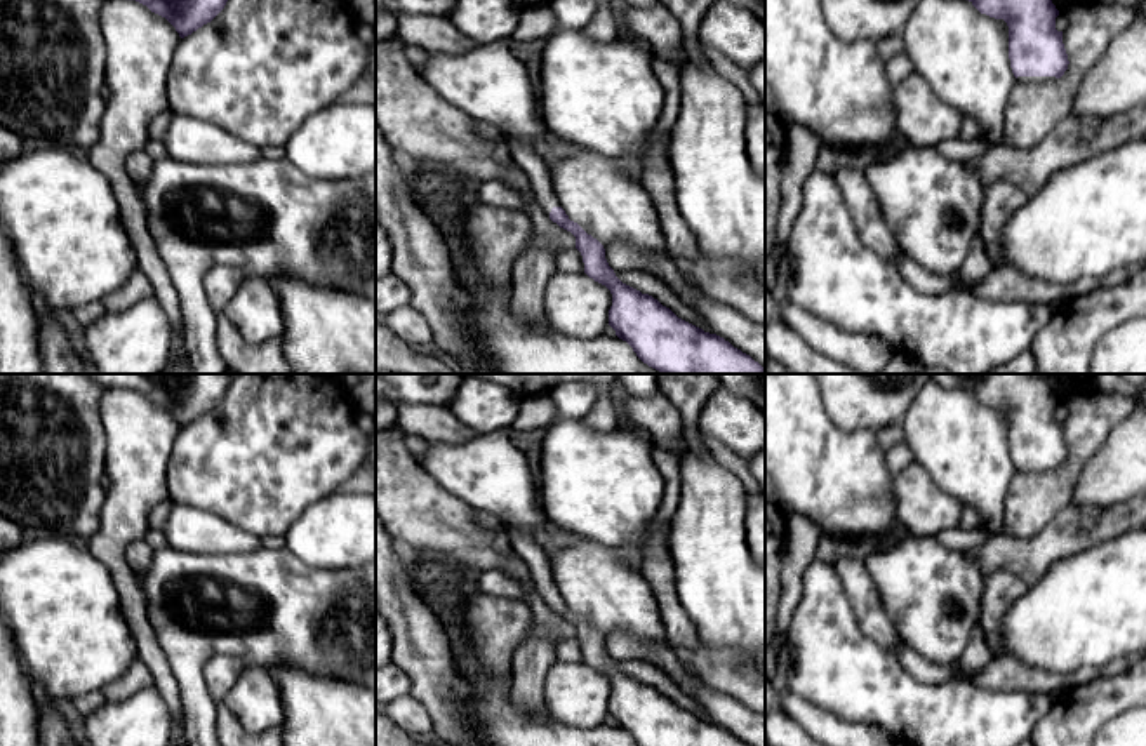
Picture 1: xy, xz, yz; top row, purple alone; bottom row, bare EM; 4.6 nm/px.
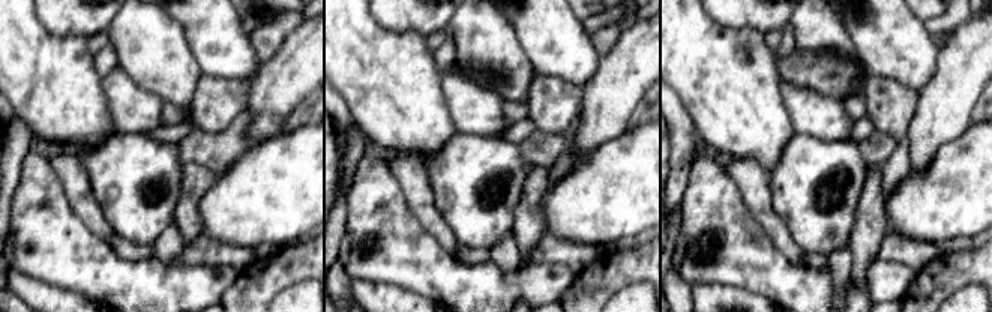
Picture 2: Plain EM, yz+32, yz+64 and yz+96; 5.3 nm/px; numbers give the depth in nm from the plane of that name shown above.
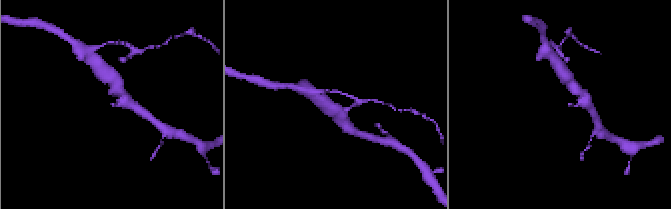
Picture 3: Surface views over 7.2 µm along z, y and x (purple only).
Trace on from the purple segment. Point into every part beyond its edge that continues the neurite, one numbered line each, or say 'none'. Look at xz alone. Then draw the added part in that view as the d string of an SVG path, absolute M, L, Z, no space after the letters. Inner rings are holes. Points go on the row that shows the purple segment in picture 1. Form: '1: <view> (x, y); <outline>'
1: xz (522, 155); M506 141L511 160L527 174L532 191L541 209L550 216L553 207L562 207L553 190L548 165L522 141Z

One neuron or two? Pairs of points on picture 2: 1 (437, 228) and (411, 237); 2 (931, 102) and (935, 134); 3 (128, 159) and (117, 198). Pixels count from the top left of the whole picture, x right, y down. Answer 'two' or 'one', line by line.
1: two
2: one
3: one

